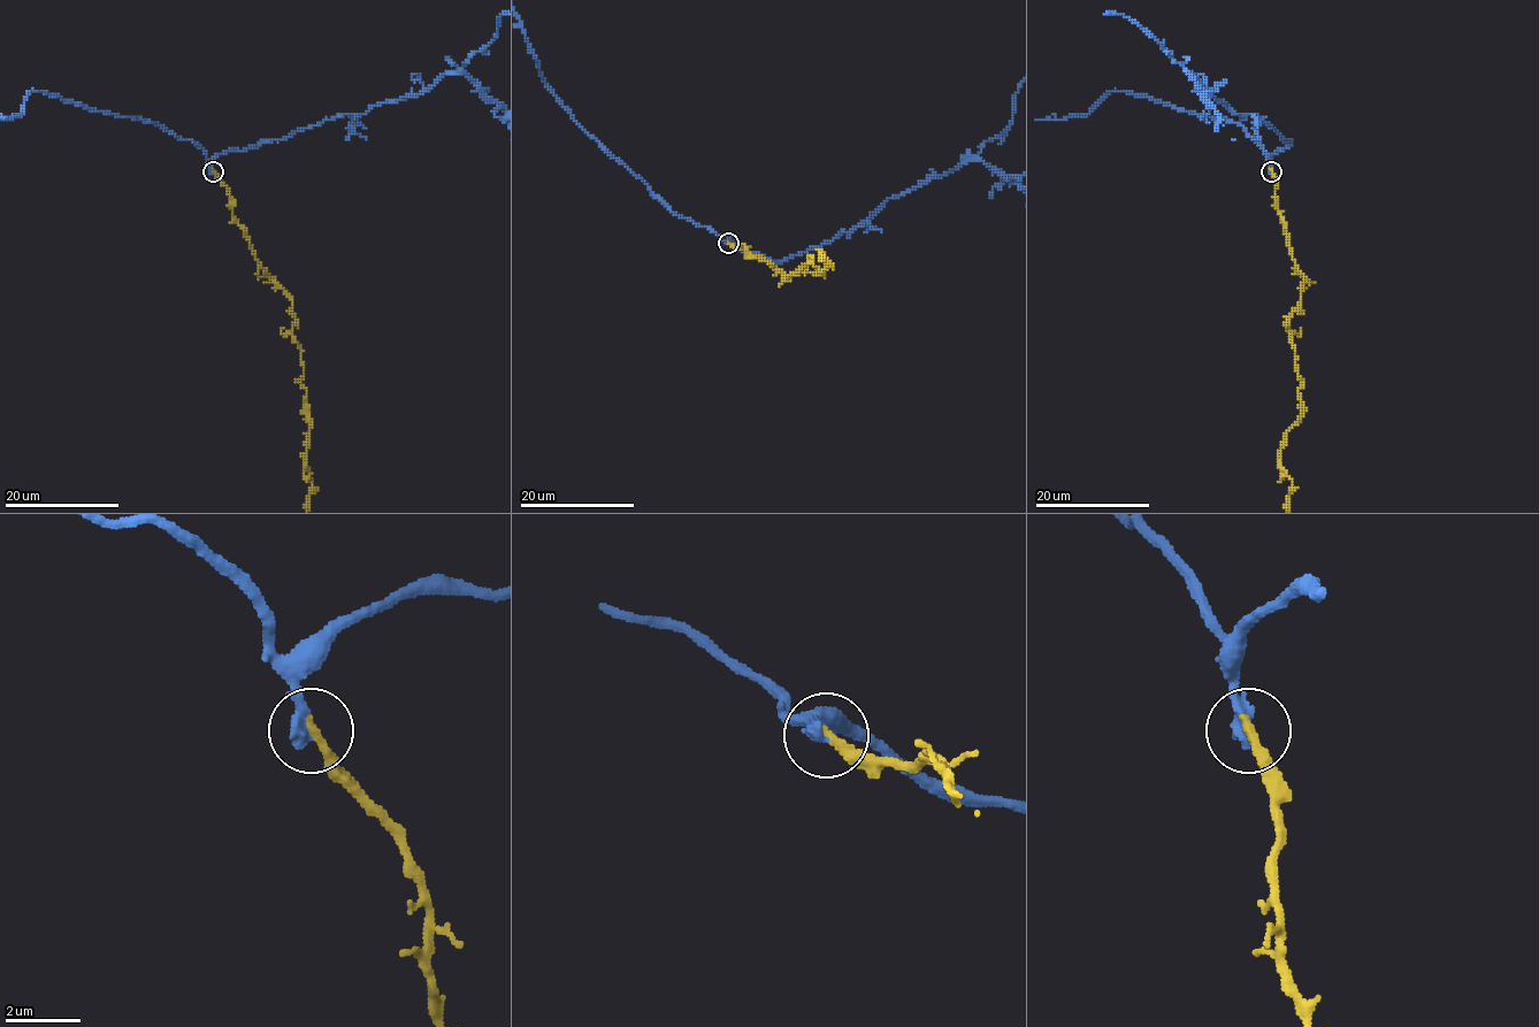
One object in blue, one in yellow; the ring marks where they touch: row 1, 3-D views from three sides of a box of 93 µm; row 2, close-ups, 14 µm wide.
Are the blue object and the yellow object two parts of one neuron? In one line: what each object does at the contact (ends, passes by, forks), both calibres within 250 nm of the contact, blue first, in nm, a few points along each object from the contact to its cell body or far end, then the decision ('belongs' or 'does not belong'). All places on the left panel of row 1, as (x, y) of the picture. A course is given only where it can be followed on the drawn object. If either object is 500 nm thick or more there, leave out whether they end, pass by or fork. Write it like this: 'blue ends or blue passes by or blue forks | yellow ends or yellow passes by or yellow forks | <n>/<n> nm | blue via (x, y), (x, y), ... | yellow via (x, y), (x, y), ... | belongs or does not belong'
blue ends | yellow ends | 400/280 nm | blue via (213, 171), (212, 163), (227, 151), (246, 151), (428, 91), (494, 39), (506, 12) | yellow via (213, 171), (254, 259), (291, 300), (311, 428) | belongs

